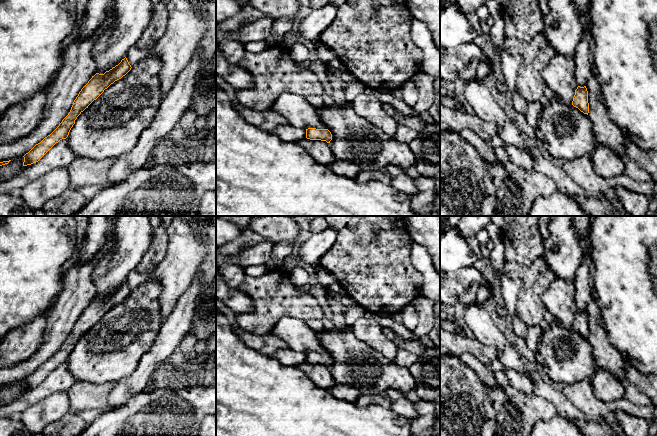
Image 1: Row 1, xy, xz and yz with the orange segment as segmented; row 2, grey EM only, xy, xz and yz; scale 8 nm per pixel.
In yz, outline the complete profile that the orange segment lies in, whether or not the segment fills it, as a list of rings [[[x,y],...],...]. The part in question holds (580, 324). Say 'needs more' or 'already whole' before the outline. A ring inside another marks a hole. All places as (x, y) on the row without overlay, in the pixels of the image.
already whole | [[[578,310],[575,314],[575,319],[573,321],[572,329],[578,332],[584,338],[589,337],[589,327],[588,327],[588,315],[586,310]]]

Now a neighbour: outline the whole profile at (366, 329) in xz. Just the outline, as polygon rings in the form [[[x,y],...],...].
[[[360,318],[351,328],[356,338],[379,351],[387,359],[395,359],[398,352],[397,346],[384,334],[383,328],[374,319]]]

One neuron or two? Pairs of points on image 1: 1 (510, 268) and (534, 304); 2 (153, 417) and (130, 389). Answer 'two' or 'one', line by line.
1: one
2: two

